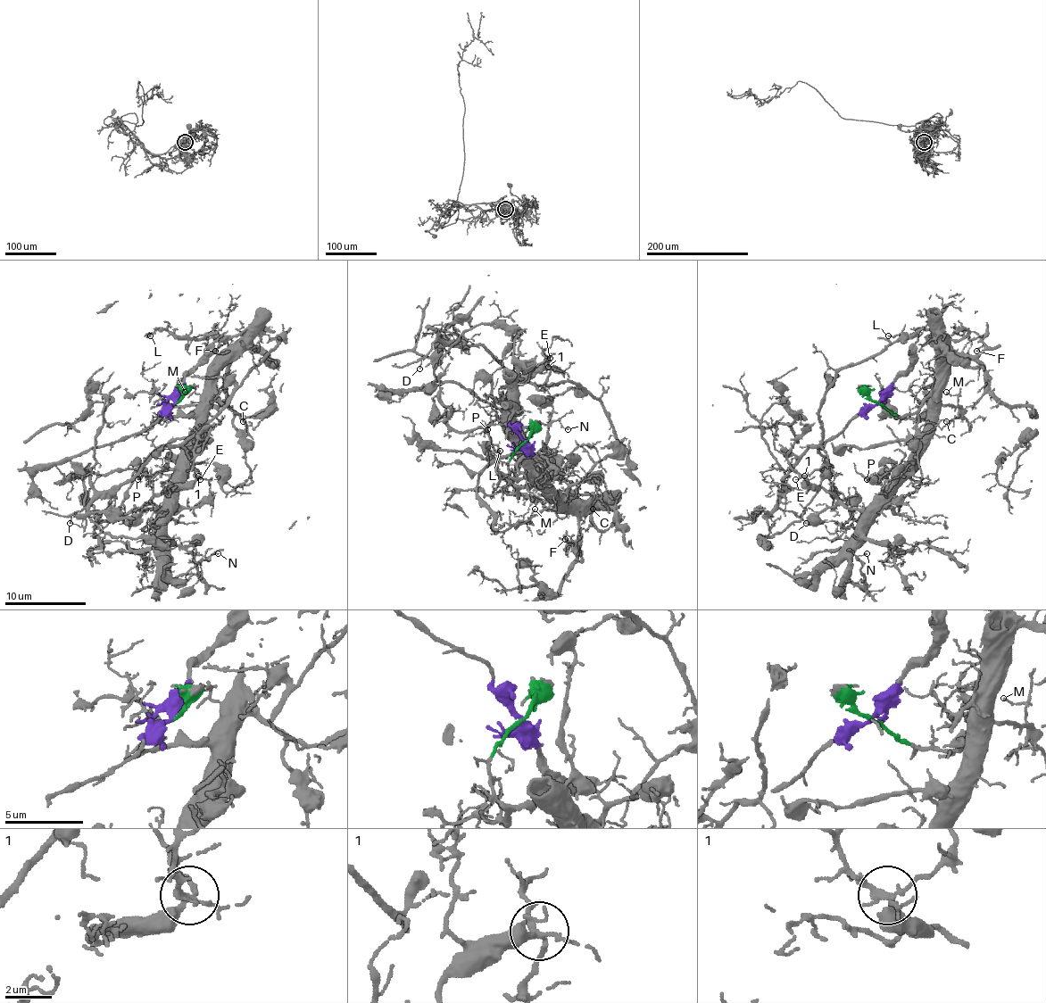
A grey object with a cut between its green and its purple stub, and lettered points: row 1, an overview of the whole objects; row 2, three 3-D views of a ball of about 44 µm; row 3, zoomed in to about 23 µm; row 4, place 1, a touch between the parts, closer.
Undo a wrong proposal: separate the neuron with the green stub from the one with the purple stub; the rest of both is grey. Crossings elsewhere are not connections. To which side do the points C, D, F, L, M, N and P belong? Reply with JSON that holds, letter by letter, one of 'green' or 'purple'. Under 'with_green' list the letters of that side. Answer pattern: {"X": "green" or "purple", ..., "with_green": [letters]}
{"C": "green", "D": "purple", "F": "green", "L": "green", "M": "green", "N": "green", "P": "green", "with_green": ["C", "F", "L", "M", "N", "P"]}

